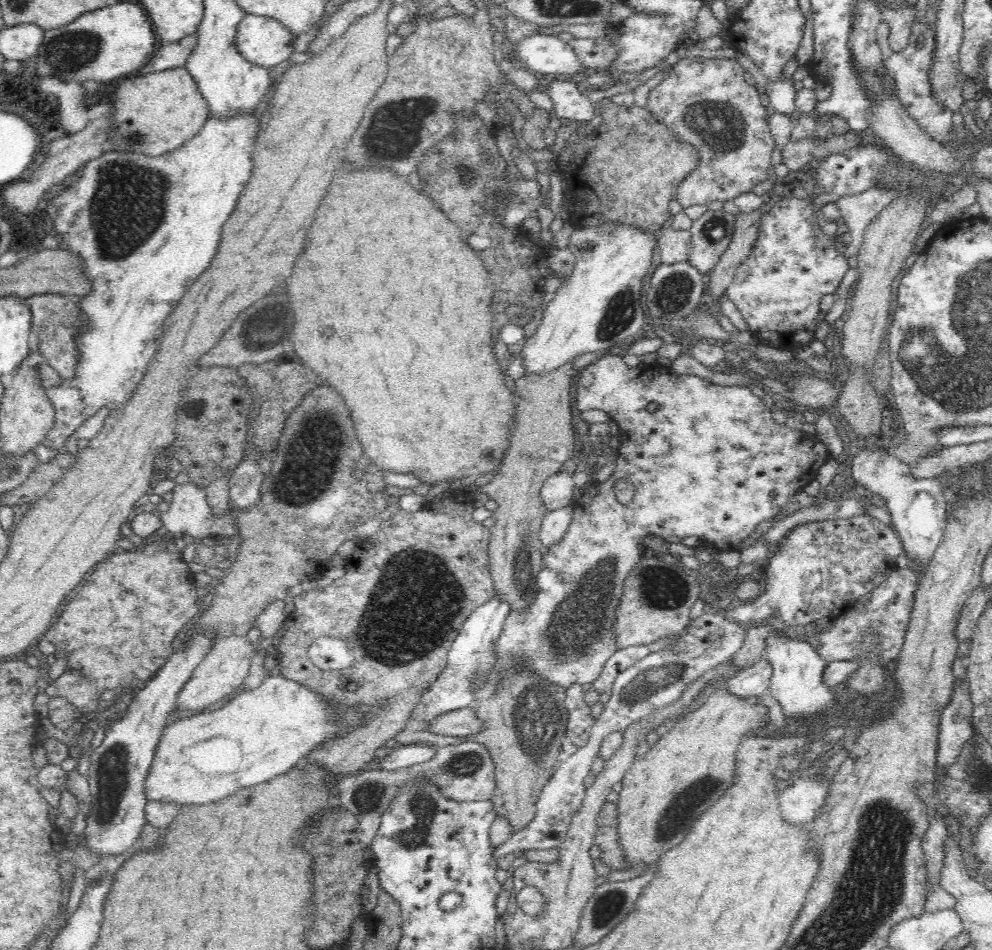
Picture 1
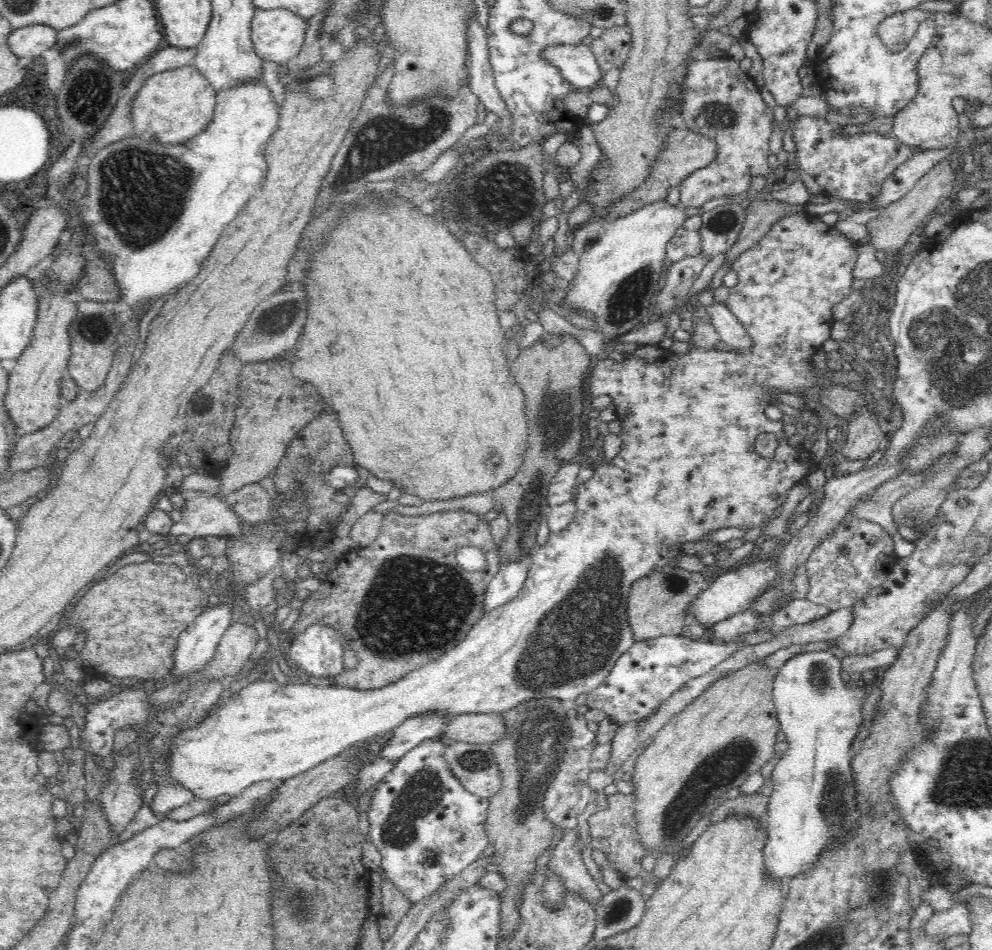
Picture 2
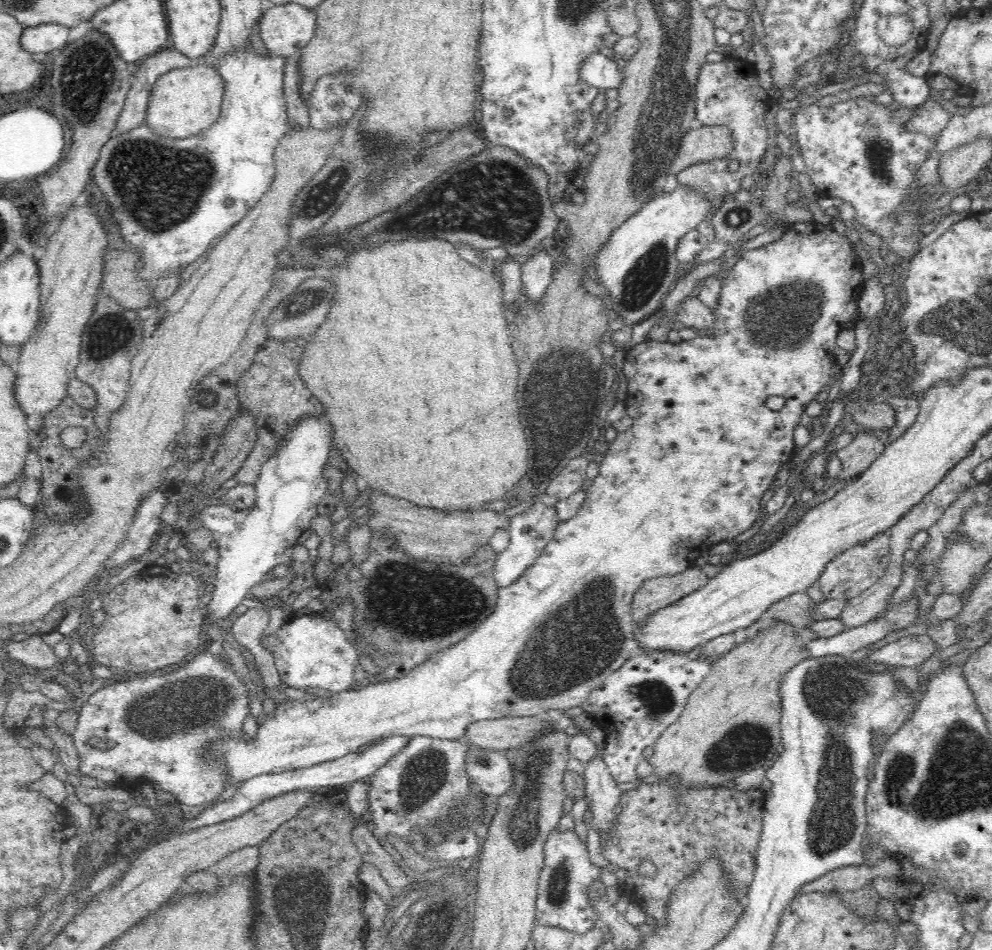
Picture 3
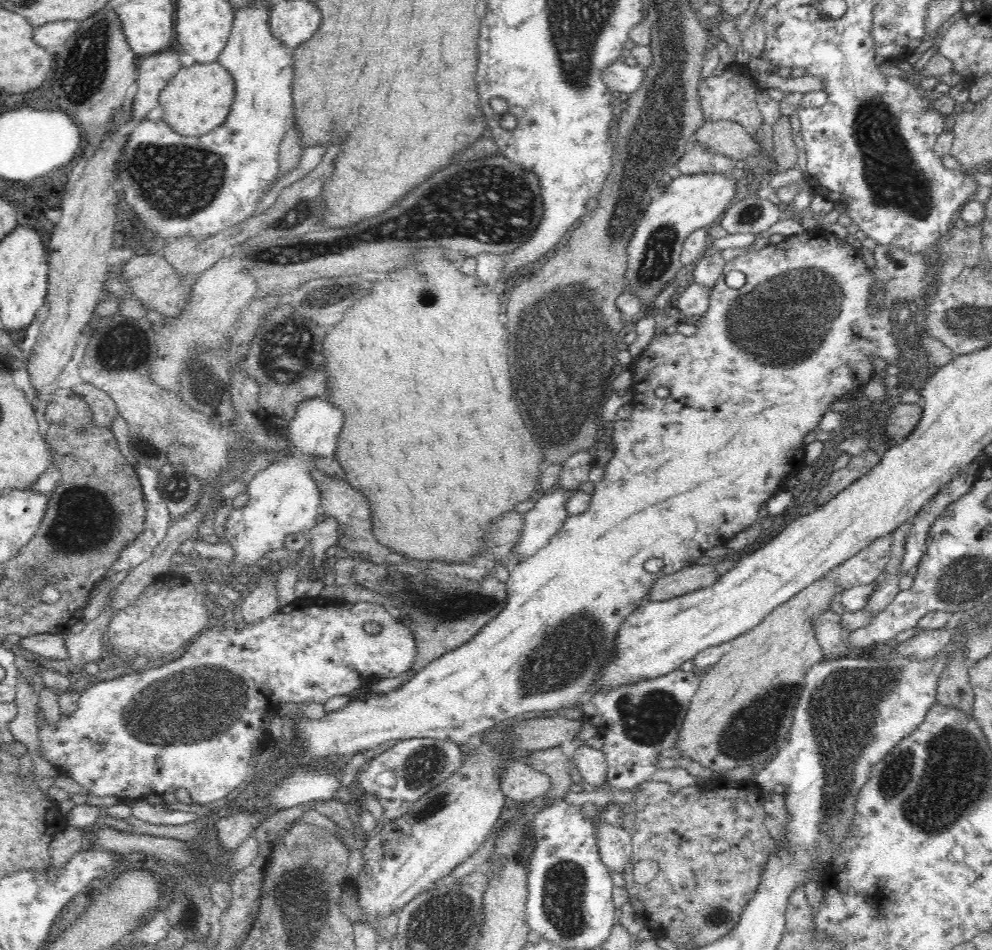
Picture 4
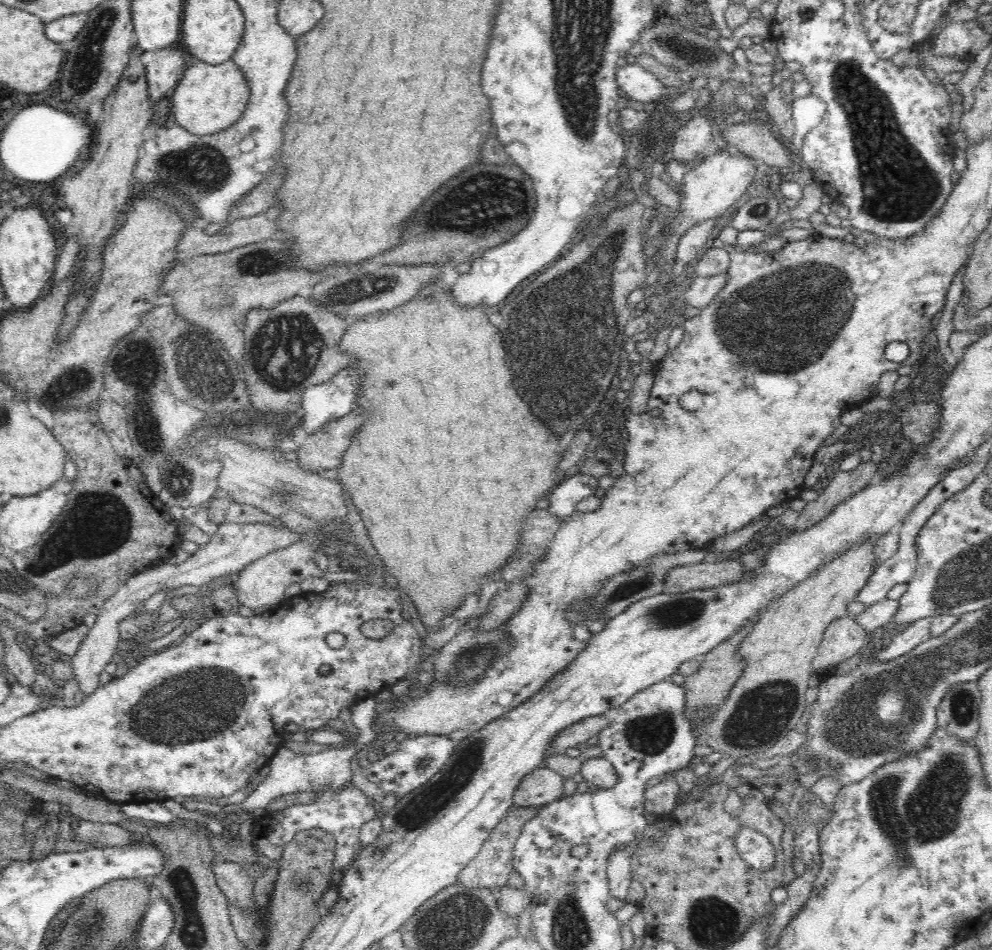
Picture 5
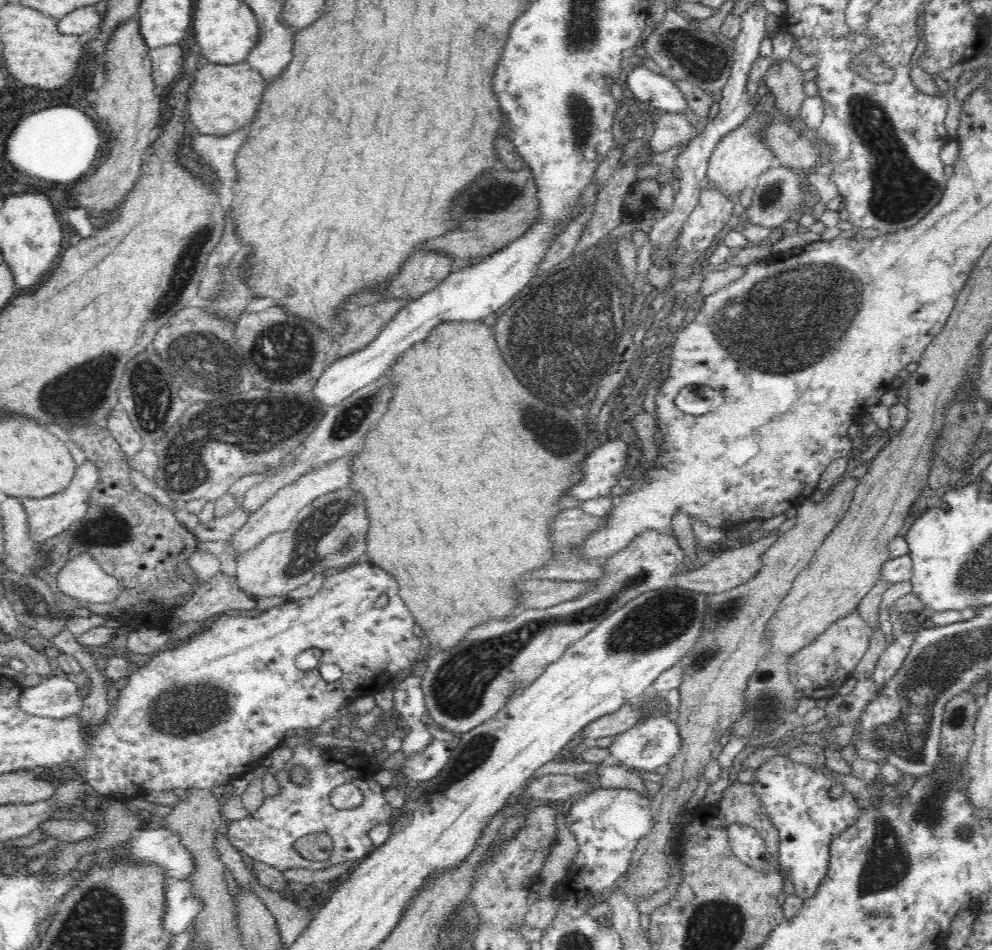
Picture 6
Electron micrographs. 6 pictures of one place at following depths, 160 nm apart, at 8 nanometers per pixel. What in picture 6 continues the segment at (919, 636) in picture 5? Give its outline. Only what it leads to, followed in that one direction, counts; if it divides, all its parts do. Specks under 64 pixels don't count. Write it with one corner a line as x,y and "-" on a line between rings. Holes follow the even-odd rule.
916,631
903,633
893,643
888,644
886,650
879,656
871,676
876,683
877,693
900,670
902,663
912,650
915,636

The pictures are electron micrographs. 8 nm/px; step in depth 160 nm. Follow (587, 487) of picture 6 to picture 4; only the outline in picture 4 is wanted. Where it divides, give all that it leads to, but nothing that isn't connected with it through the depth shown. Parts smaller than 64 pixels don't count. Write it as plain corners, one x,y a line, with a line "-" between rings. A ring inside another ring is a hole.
558,489
536,496
536,506
524,514
524,525
517,544
513,546
517,560
523,561
550,544
552,537
569,518
566,503
576,491

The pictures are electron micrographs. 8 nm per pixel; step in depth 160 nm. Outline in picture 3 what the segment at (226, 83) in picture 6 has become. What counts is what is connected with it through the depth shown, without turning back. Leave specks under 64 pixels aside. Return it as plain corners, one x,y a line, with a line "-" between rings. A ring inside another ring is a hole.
192,64
177,68
157,78
148,92
145,124
156,136
184,139
210,128
218,120
224,94
224,79
214,66

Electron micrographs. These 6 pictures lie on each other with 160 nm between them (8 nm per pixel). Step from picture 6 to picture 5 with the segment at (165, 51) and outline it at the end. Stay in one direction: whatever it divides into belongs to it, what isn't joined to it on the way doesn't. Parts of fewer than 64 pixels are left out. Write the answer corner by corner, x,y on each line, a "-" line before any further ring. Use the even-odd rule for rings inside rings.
170,47
153,51
153,60
145,66
148,94
155,103
167,97
177,86
184,72
184,58

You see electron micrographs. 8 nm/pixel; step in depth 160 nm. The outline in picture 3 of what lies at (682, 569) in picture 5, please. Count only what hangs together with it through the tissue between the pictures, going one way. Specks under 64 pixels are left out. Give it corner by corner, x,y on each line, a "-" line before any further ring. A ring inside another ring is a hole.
690,566
684,572
675,575
657,576
645,580
635,592
631,606
635,625
642,626
650,614
696,592
706,586
710,579
700,566

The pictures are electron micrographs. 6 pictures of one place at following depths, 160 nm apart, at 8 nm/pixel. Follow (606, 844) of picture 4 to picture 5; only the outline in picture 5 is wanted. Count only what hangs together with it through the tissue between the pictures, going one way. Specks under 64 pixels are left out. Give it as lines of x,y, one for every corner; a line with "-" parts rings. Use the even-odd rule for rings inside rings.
622,845
622,848
614,850
608,860
608,879
611,897
624,900
628,896
631,884
631,856
630,845

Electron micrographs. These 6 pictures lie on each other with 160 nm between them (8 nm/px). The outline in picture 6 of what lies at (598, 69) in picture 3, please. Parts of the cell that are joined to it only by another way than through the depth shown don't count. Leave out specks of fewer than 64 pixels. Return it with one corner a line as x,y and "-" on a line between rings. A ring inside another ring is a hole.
644,65
629,68
624,73
623,81
628,84
636,99
645,105
649,104
653,110
684,113
688,108
687,100
670,78
661,73
656,74

